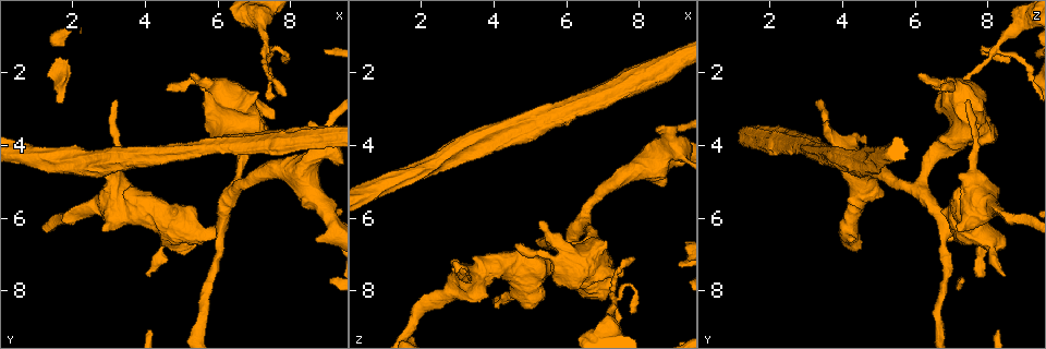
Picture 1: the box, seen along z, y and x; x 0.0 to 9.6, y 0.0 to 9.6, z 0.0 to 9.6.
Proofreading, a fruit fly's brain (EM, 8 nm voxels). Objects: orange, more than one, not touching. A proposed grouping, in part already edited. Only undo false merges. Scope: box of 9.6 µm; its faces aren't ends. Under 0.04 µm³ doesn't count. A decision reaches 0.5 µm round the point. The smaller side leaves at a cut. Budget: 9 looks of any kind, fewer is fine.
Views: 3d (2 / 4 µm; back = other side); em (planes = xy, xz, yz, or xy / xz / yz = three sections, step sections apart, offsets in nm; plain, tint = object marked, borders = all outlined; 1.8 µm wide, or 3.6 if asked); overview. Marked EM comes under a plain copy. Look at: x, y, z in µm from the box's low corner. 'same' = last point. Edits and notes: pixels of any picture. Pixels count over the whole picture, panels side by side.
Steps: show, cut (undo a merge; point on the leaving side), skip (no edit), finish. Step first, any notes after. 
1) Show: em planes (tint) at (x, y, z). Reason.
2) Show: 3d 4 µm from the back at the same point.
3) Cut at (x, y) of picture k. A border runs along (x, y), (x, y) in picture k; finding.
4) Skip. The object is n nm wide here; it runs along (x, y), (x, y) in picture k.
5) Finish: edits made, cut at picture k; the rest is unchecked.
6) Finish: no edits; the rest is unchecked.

Show: em planes (tint) at (4.00, 4.35, 3.70). Arms part here.

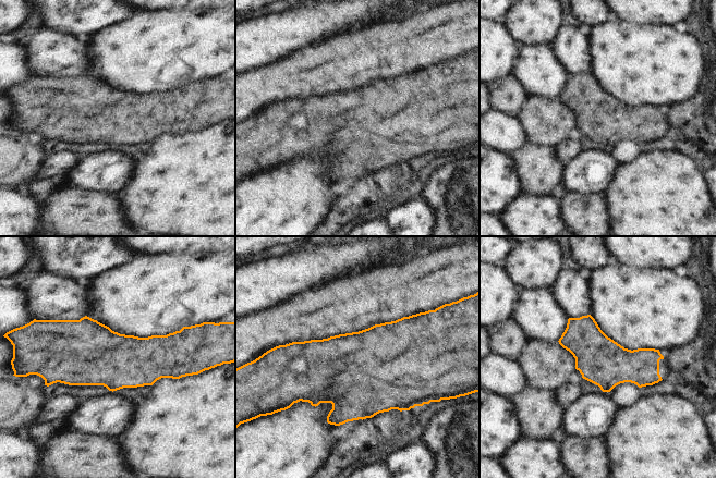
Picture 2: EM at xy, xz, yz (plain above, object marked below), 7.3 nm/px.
Skip. One cell here.

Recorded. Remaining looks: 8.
Show: 3d 4 µm at (3.00, 5.70, 7.95). Calibre changes.

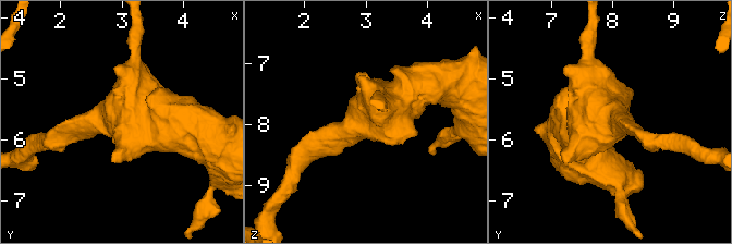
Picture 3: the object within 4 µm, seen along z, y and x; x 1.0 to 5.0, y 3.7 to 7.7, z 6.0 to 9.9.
Show: em 3.6 µm planes (tint) at (2.95, 5.65, 8.05).

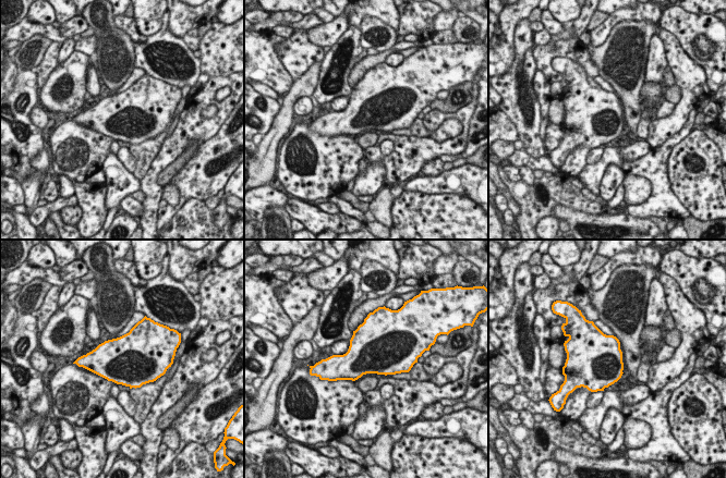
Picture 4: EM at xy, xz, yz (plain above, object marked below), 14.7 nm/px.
Skip. One cell here.

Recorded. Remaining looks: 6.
Show: 3d 2 µm from the back at (6.45, 5.15, 6.20). A fork.

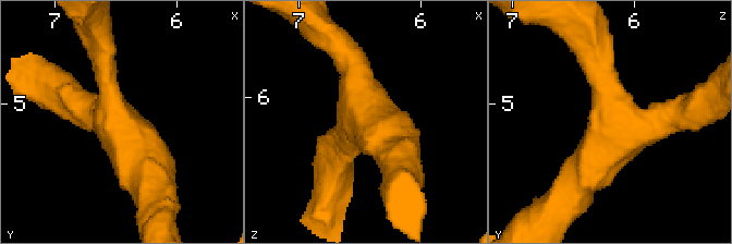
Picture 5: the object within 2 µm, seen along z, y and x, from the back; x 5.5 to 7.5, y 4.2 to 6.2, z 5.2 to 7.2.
Show: em yz step 16 (tint) at (6.52, 5.10, 6.18). 3 arms meet here; the arms are 280, 280, 360 nm wide.

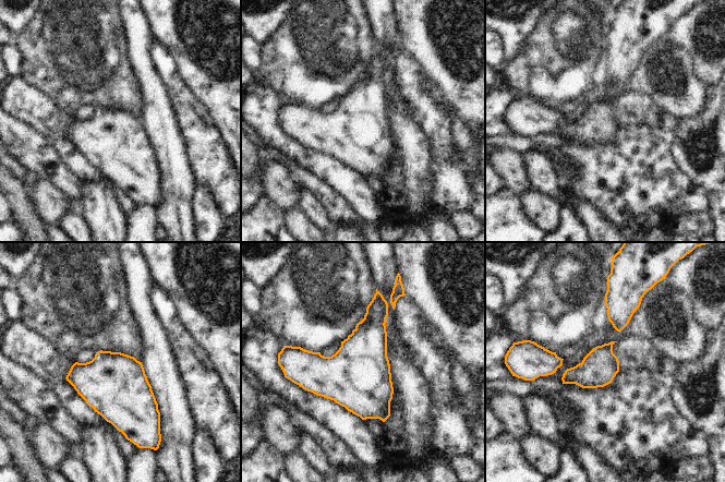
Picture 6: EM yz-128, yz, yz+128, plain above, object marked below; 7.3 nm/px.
Show: em planes (tint) at the same point.

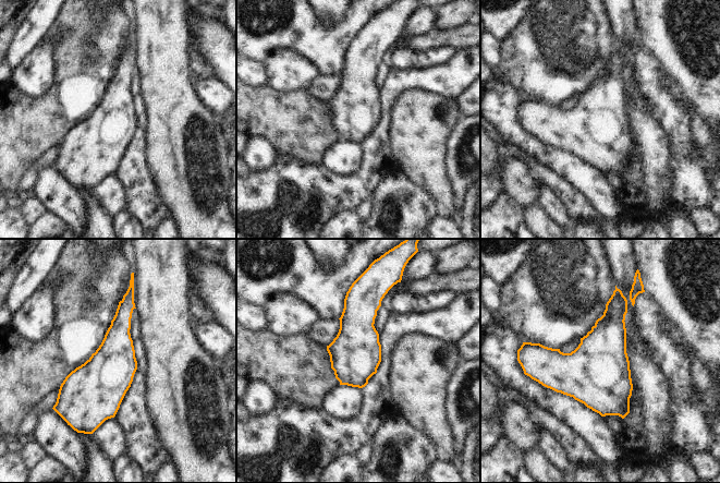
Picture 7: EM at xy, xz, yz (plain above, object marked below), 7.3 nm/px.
Skip. The object is 380 nm wide here; all the same cell.

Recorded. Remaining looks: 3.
Show: 3d 4 µm from the back at (8.95, 4.10, 4.00). Abrupt turn.

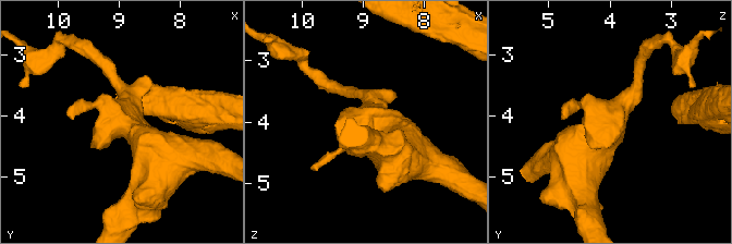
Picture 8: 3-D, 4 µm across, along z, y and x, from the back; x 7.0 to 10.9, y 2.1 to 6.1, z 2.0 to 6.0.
Show: em xy step 4 (tint) at (8.85, 4.10, 3.95).

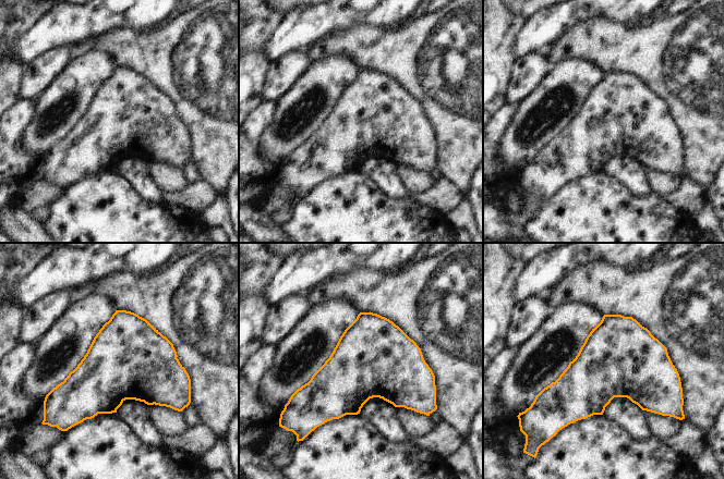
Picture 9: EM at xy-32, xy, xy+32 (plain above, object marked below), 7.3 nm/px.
Show: em planes (tint) at the same point. Another direction.

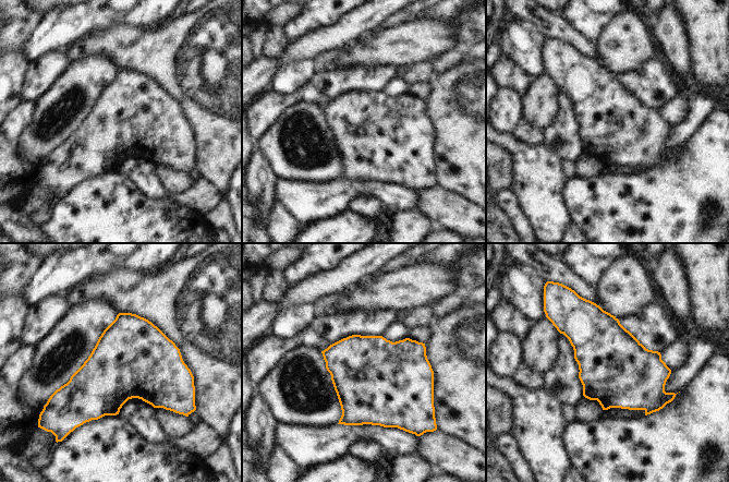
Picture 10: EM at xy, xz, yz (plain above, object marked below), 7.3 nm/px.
Skip. The object is 550 nm wide here; continuous, no second cell.

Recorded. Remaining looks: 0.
Finish: no edits; the rest is unchecked.

